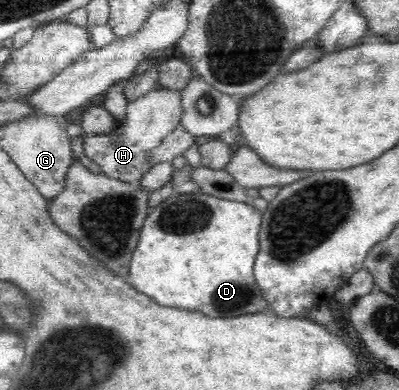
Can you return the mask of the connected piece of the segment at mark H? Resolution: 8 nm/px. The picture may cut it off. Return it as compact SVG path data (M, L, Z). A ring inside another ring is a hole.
M162 87L154 88L147 95L128 102L123 119L117 121L115 132L110 134L88 134L84 139L84 156L101 168L106 176L127 183L138 183L141 177L154 165L147 155L163 144L165 137L172 132L182 117L181 91L171 91Z

